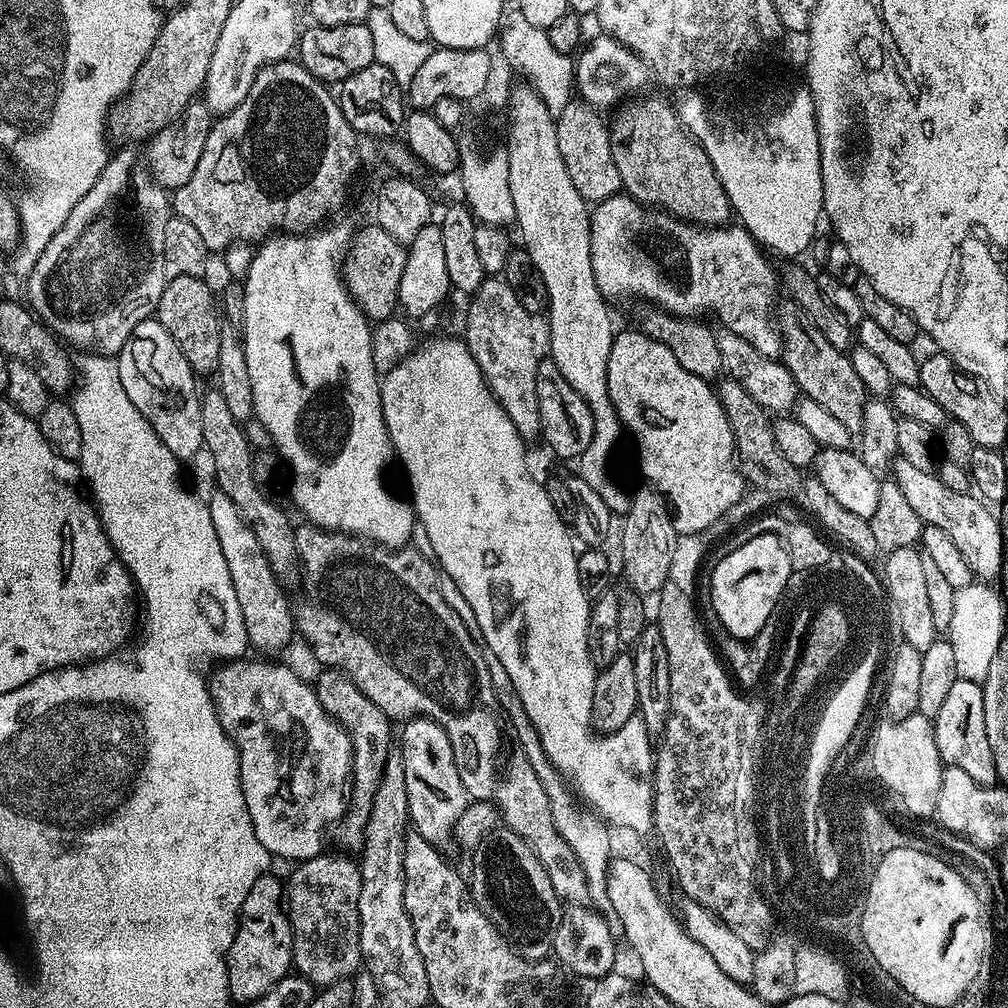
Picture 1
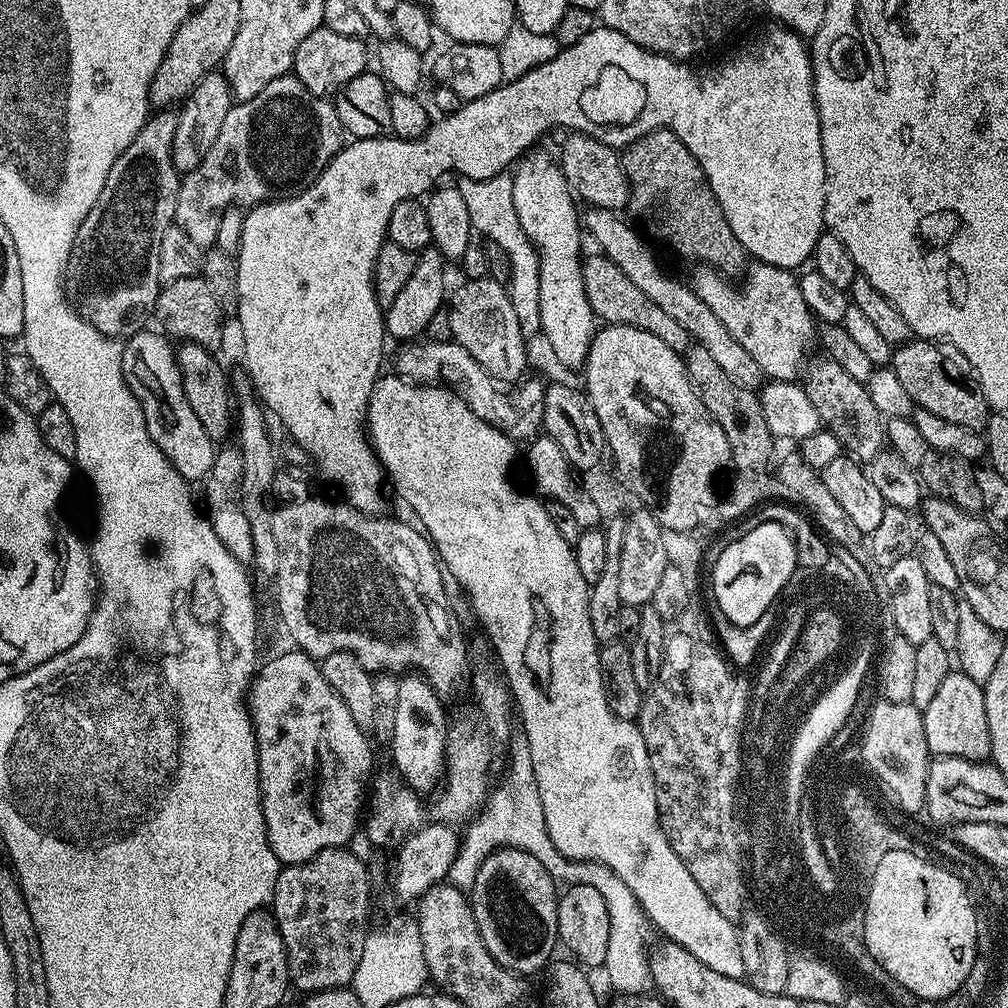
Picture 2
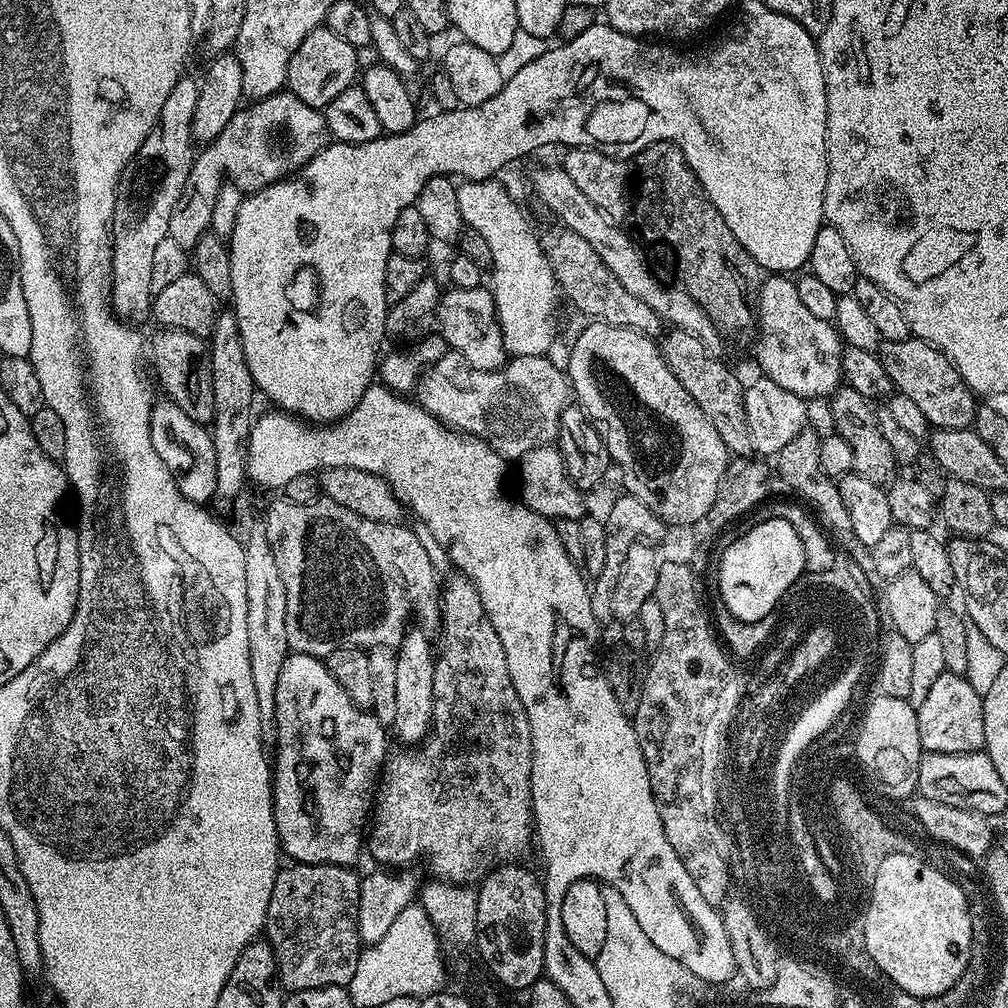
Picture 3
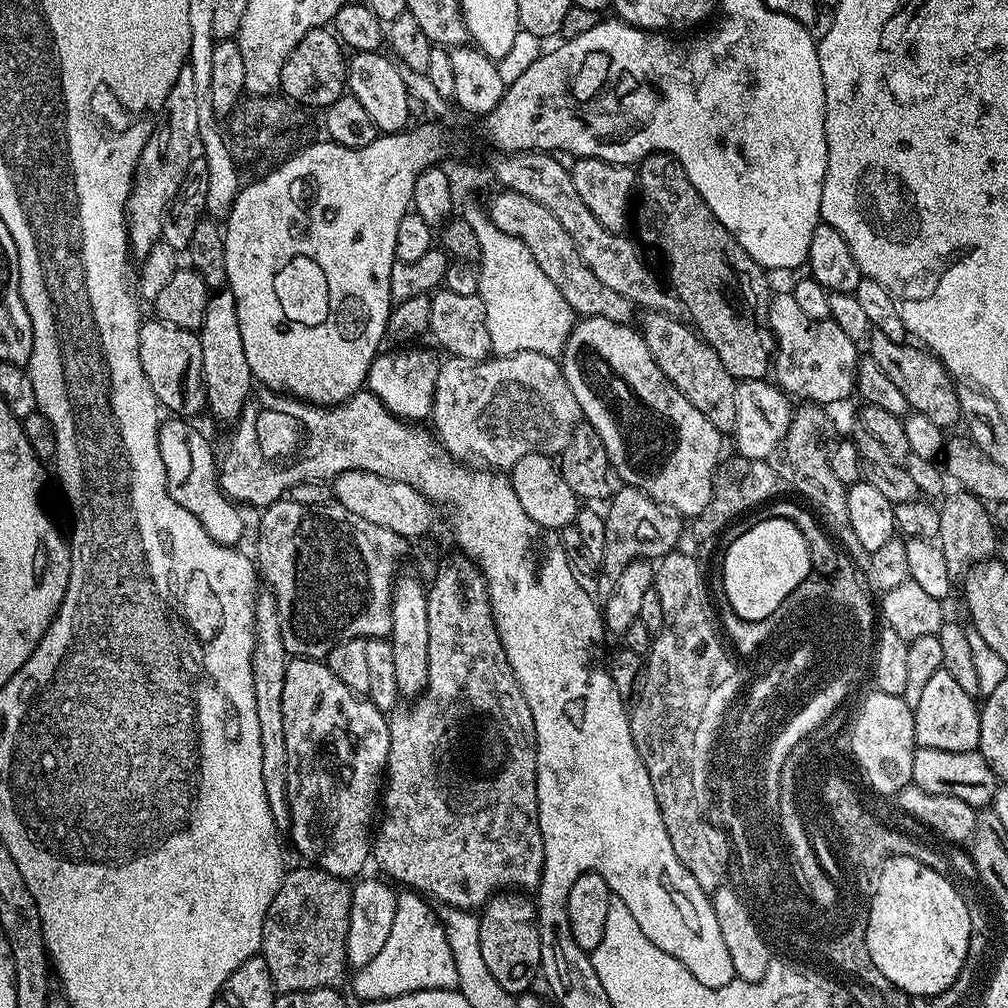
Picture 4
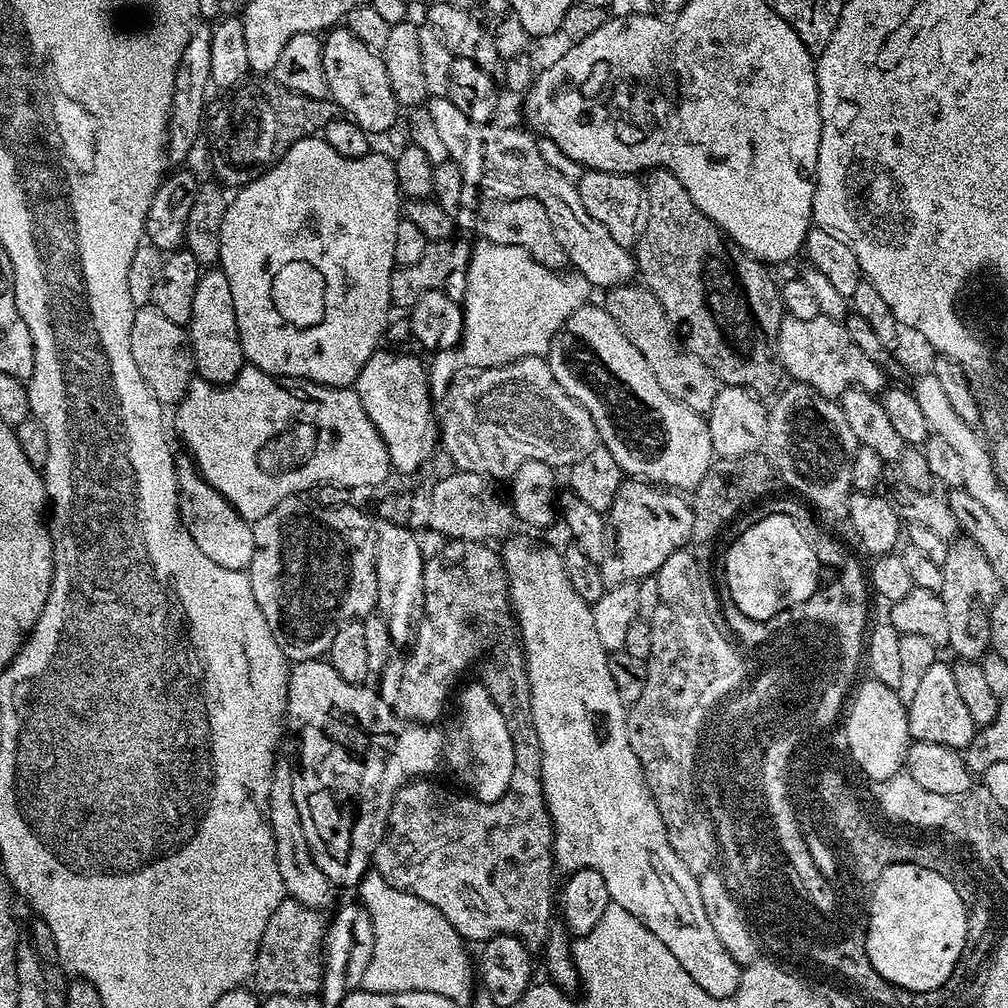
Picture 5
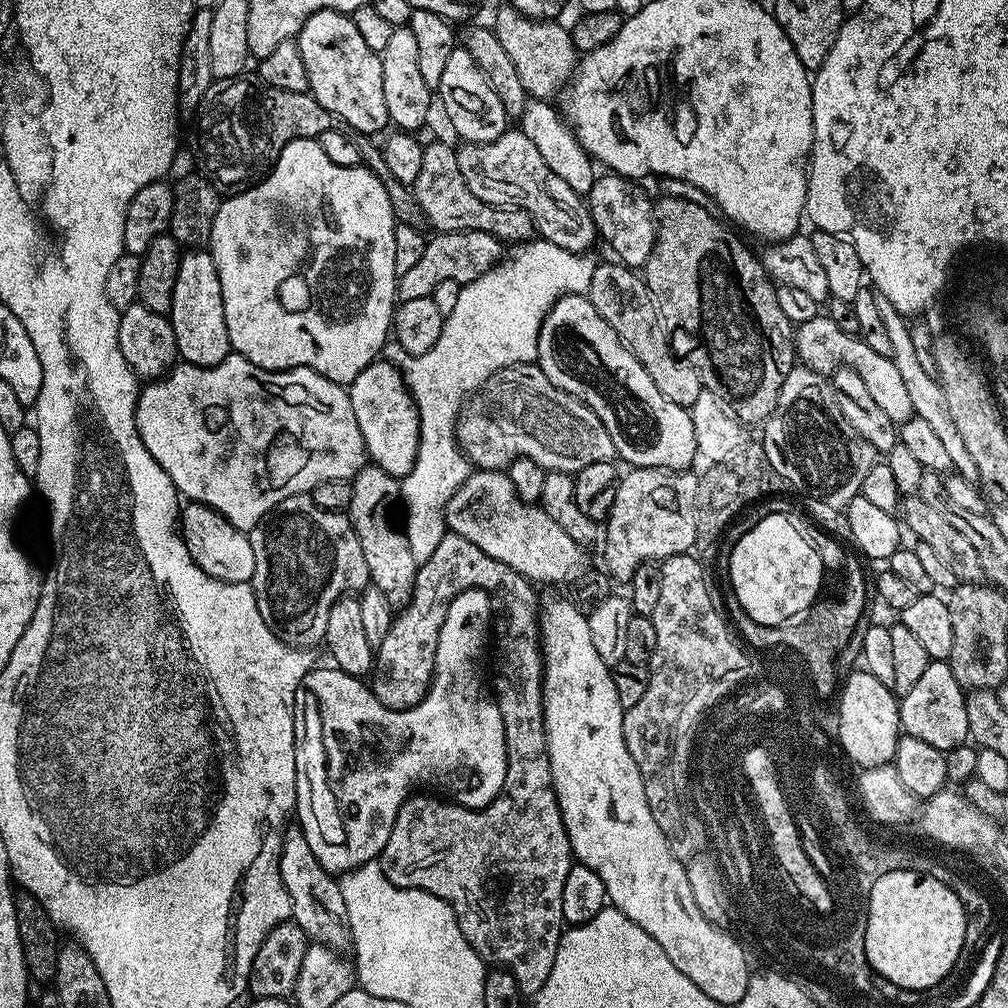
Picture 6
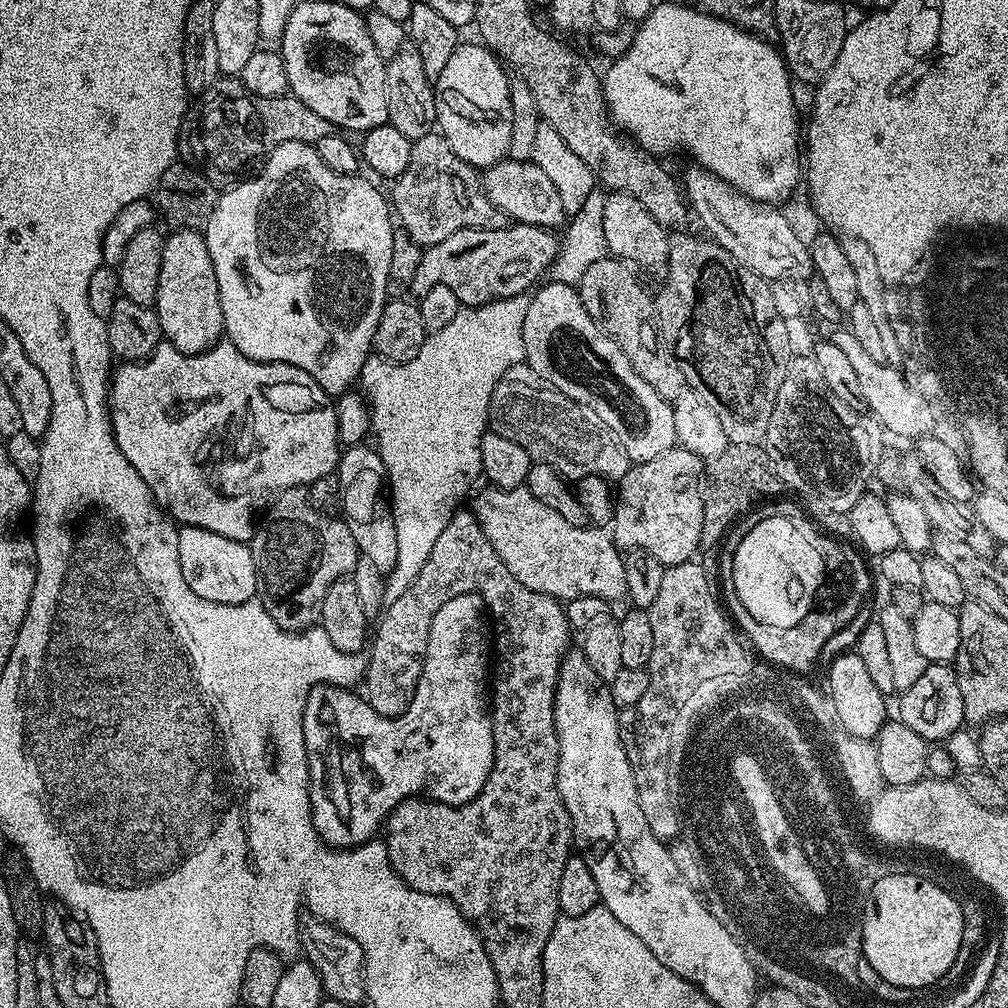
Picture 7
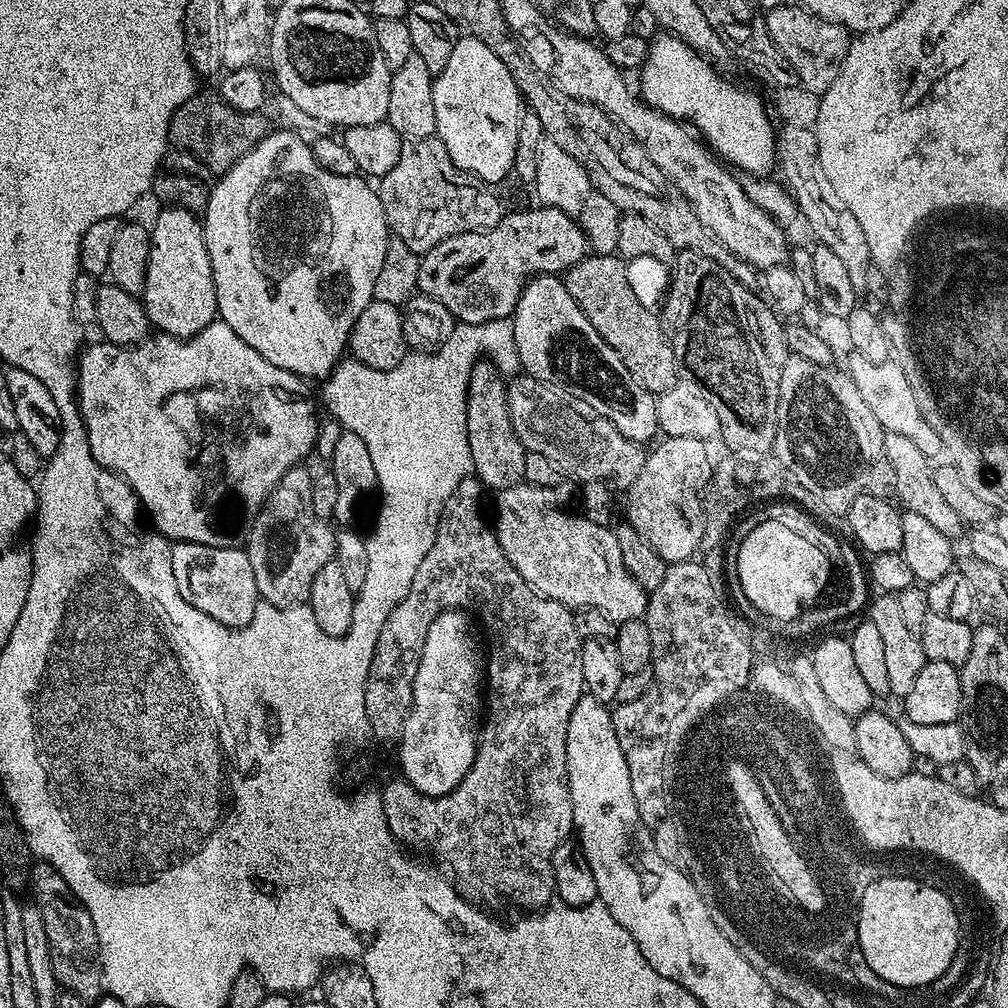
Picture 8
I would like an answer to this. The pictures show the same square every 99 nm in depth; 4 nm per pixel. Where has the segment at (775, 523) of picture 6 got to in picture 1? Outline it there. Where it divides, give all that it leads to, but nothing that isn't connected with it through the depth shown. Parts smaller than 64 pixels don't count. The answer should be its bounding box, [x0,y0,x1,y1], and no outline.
[712,533,792,640]

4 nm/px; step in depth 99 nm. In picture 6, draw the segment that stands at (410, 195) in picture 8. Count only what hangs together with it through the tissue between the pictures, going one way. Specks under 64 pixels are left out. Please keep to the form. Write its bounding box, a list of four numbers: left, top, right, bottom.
[410,144,533,242]

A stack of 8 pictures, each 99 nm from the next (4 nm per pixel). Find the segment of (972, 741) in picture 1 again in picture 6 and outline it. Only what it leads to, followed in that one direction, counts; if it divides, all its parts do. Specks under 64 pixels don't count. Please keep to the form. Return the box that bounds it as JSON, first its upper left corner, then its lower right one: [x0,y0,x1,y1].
[899,660,969,754]

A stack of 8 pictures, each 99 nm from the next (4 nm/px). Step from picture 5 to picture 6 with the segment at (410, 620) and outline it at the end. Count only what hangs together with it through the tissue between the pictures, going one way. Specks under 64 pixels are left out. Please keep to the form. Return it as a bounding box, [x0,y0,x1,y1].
[346,463,418,606]

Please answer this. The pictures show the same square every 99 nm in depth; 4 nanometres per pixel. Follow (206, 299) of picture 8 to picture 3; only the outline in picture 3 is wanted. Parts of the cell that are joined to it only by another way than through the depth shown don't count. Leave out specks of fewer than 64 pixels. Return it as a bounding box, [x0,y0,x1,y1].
[210,311,258,502]

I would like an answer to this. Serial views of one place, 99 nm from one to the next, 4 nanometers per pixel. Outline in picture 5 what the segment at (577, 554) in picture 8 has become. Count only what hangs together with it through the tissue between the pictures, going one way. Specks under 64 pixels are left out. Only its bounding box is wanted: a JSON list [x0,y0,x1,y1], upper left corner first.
[380,470,514,542]

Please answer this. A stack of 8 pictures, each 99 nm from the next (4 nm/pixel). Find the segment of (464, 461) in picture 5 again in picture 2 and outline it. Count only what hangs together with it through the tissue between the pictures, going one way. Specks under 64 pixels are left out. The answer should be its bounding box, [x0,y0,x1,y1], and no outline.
[395,339,545,442]

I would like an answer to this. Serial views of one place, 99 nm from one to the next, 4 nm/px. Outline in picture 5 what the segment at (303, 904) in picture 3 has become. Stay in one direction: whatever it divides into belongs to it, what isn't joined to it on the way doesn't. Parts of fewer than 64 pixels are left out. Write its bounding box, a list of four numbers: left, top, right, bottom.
[254,898,326,997]

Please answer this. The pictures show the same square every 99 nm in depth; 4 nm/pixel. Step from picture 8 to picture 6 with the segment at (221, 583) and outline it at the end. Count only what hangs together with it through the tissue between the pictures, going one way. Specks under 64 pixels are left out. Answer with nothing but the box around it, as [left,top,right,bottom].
[178,502,254,584]

